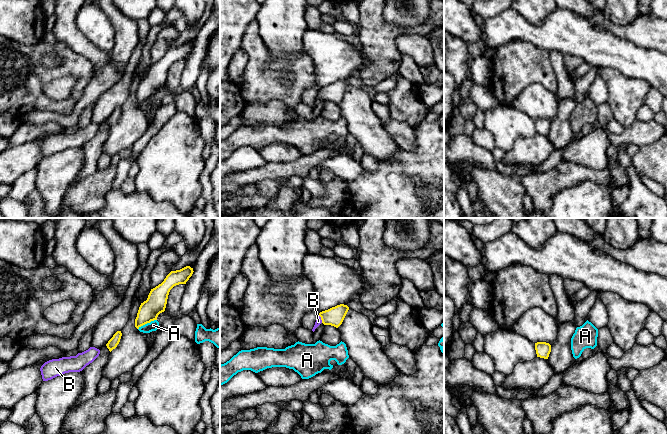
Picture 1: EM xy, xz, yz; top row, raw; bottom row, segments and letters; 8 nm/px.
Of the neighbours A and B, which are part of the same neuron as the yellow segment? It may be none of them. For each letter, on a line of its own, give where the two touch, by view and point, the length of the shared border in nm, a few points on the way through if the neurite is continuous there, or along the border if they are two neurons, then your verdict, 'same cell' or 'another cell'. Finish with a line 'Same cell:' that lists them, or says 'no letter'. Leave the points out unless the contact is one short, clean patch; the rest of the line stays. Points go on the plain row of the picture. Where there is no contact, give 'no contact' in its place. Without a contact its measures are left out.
A: xy (147, 98) | 170 nm | along xy (156, 95), (143, 100), (138, 105) | another cell
B: xz (321, 95) | 70 nm | across xz (334, 92), (321, 95), (318, 97) | same cell
Same cell: B

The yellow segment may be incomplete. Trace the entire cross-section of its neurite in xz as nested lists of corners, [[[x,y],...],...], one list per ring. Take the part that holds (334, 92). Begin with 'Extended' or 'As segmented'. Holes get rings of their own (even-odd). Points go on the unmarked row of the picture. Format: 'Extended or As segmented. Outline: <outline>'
Extended. Outline: [[[340,80],[320,88],[312,107],[314,108],[321,99],[338,104],[342,100],[348,86],[349,83],[347,81]]]

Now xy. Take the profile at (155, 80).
As segmented. Outline: [[[190,42],[171,47],[161,60],[151,65],[147,76],[139,83],[135,103],[139,105],[145,100],[157,96],[158,91],[165,87],[170,66],[176,61],[186,60],[193,48],[193,44]]]

